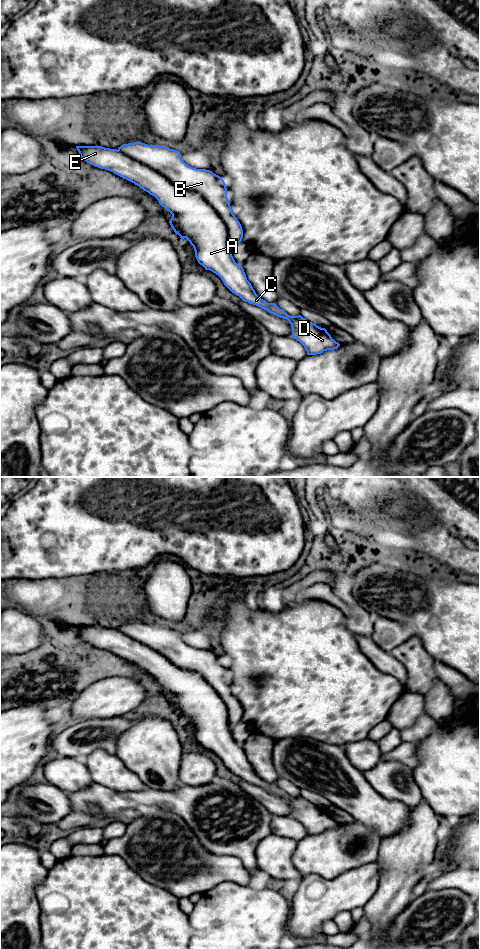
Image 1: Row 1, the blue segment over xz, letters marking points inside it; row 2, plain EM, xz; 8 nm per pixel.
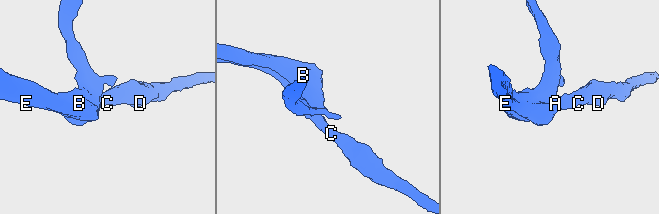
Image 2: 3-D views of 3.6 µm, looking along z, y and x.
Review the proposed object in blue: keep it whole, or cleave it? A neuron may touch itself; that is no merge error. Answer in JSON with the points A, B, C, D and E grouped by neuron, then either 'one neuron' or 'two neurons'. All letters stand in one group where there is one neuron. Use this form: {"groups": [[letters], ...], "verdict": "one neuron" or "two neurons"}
{"groups": [["A", "C", "D", "E"], ["B"]], "verdict": "two neurons"}

